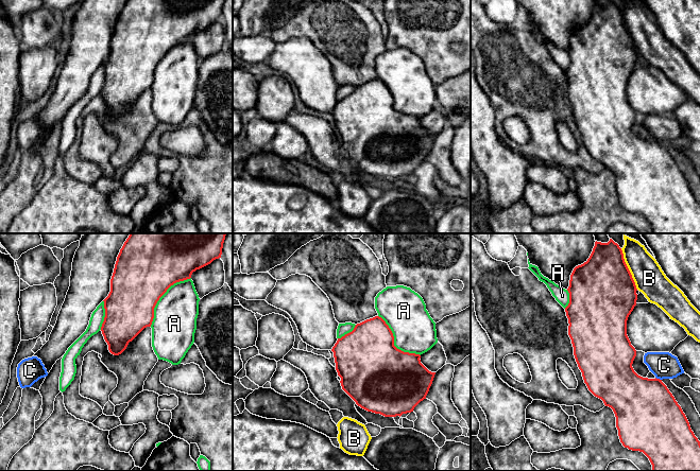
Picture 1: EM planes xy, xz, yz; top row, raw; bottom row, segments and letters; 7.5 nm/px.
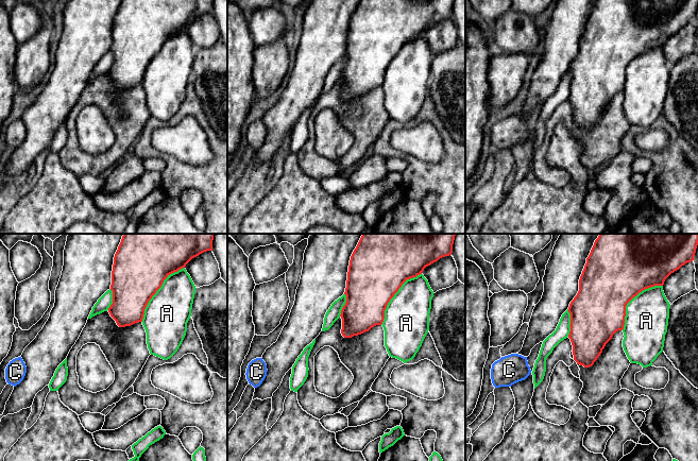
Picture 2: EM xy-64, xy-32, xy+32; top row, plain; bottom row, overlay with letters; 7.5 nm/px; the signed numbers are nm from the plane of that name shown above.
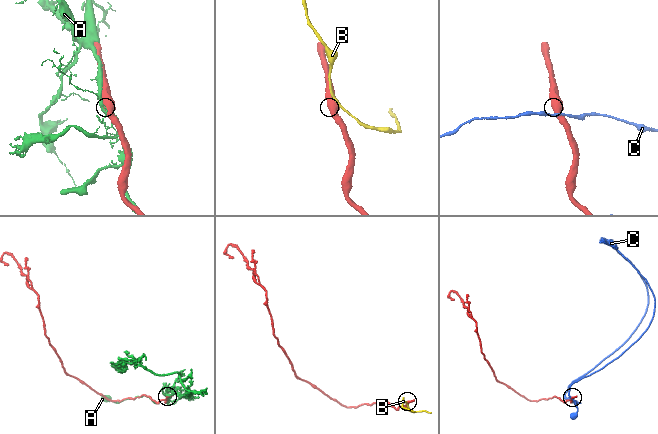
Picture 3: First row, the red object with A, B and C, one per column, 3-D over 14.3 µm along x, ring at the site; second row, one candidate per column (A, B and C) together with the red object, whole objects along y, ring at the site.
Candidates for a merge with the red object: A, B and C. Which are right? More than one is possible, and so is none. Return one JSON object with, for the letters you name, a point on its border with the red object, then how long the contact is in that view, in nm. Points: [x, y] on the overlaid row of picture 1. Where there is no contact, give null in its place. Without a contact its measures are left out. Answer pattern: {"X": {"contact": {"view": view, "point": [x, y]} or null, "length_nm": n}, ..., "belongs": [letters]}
{"A": {"contact": {"view": "xy", "point": [161, 295]}, "length_nm": 480}, "belongs": ["A"]}

